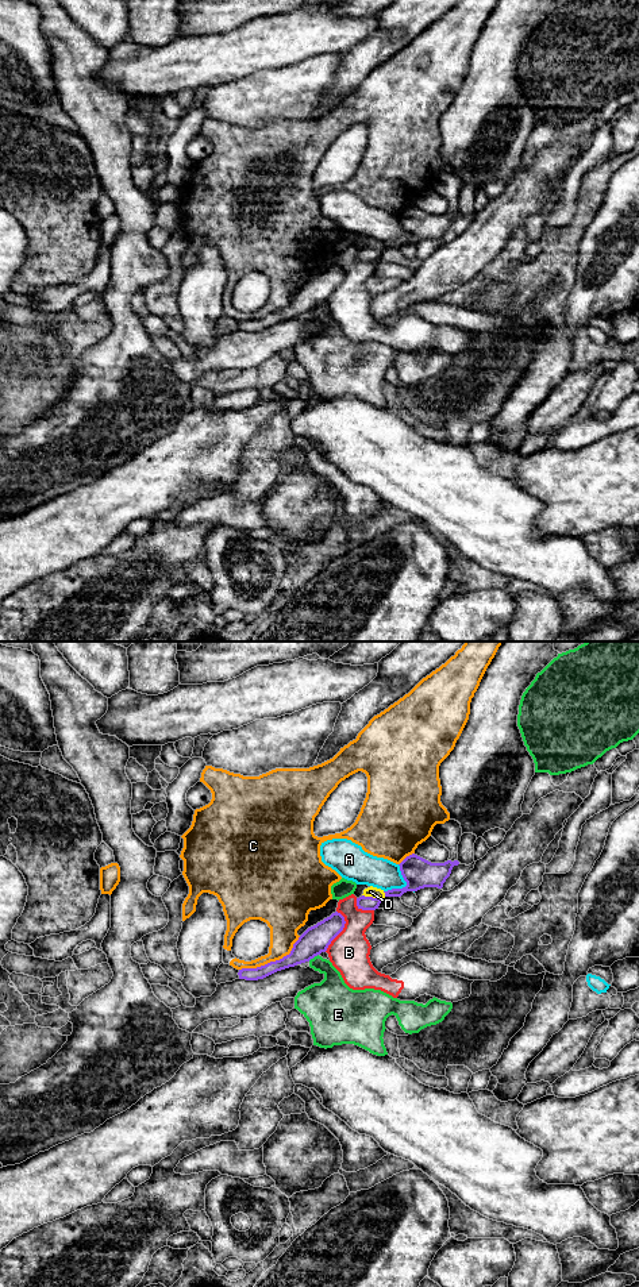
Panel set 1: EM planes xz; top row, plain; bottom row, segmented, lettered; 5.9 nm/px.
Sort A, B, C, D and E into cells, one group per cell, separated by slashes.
A / B / C / D / E

